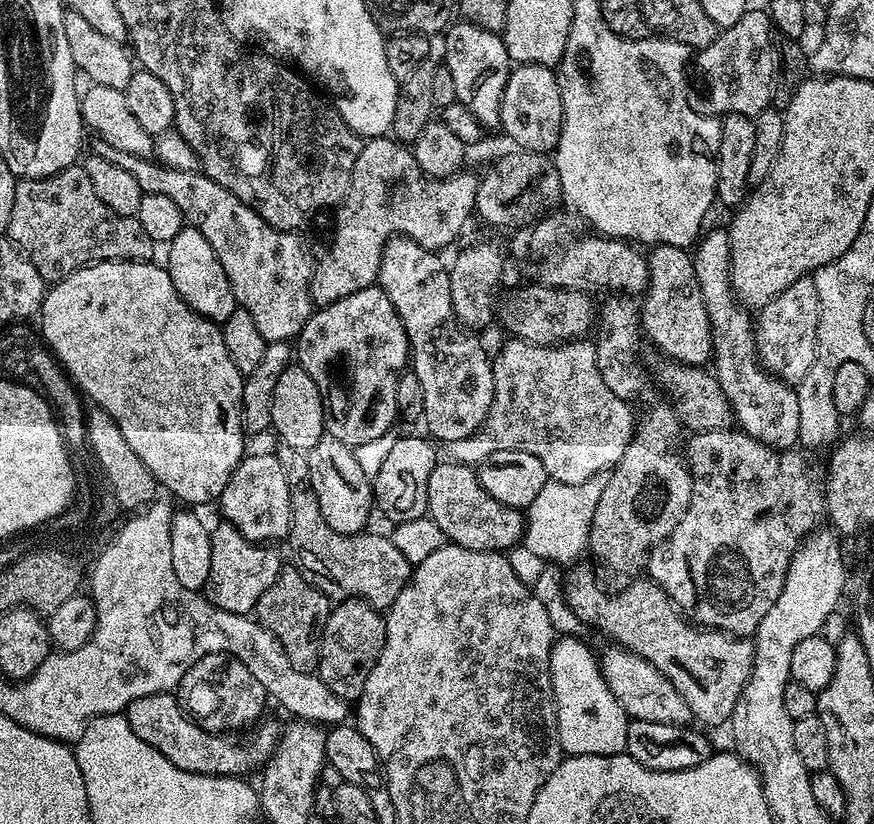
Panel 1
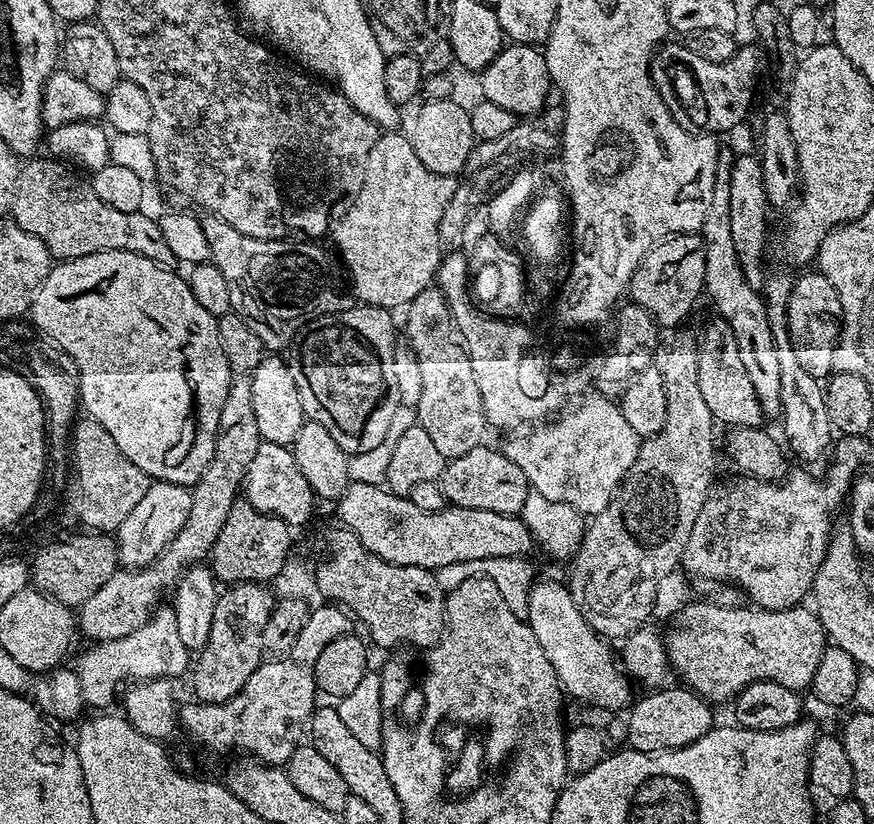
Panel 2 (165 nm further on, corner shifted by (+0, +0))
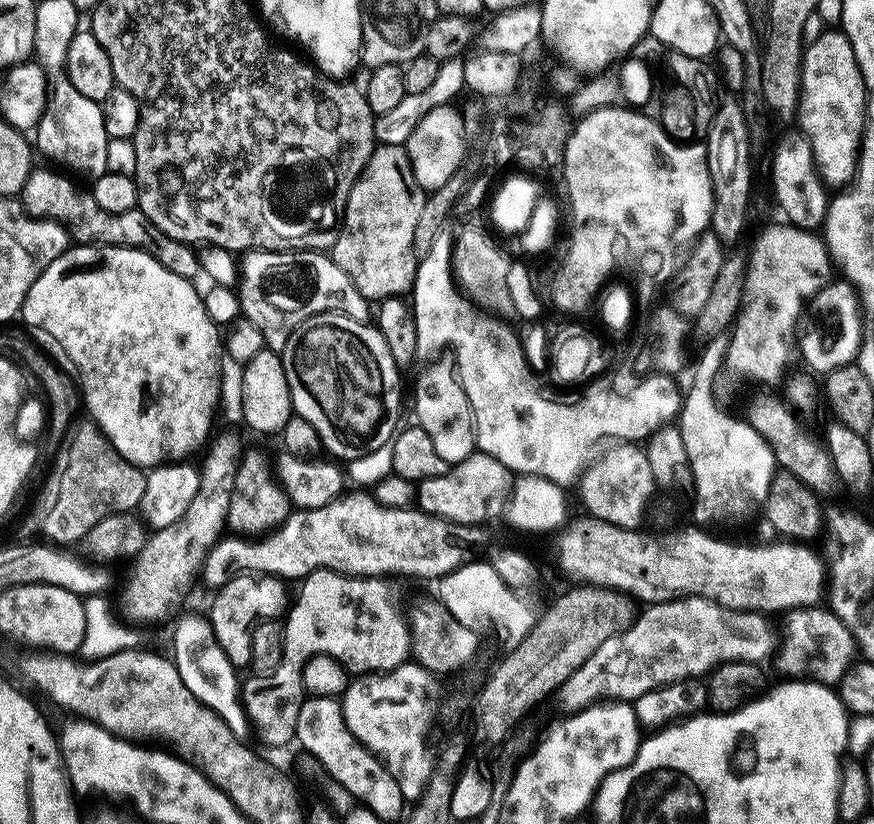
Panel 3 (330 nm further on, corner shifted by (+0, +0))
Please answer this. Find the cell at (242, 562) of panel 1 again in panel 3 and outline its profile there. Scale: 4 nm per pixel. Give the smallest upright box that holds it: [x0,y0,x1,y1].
[227,448,293,538]

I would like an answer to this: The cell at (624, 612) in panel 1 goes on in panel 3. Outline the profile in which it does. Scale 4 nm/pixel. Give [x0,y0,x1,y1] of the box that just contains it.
[782,606,858,686]

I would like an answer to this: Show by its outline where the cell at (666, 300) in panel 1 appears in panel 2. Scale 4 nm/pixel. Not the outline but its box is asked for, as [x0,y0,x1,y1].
[698,326,766,428]

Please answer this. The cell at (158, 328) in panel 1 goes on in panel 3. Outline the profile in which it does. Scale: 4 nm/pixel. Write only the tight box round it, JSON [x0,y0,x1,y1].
[22,246,222,470]

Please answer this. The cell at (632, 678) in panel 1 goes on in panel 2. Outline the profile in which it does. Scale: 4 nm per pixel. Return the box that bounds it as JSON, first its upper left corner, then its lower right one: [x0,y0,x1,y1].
[524,580,632,710]

